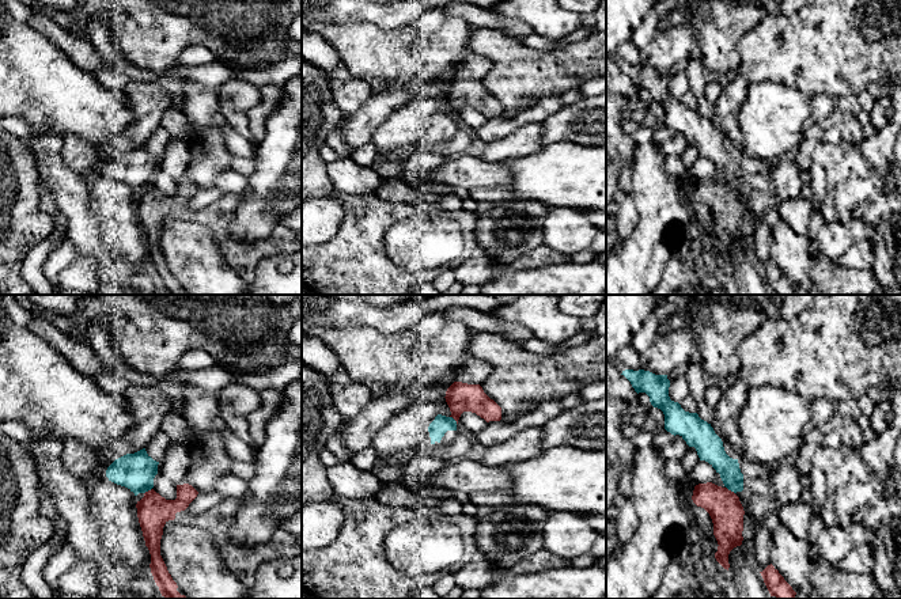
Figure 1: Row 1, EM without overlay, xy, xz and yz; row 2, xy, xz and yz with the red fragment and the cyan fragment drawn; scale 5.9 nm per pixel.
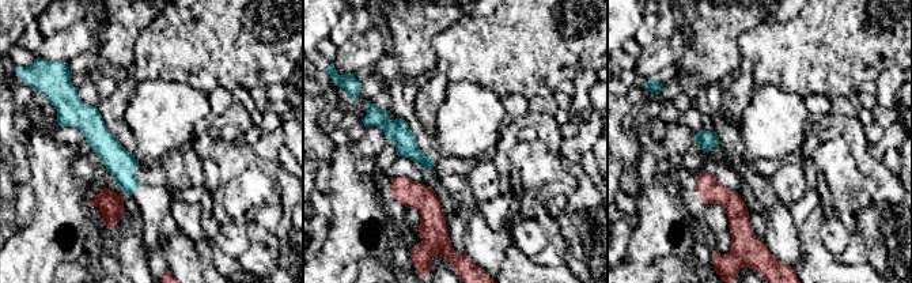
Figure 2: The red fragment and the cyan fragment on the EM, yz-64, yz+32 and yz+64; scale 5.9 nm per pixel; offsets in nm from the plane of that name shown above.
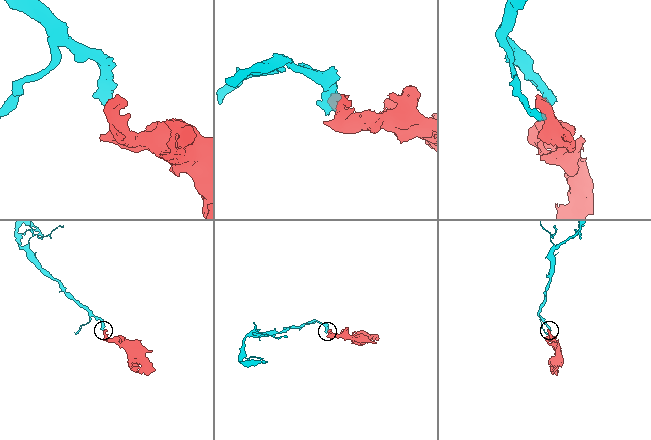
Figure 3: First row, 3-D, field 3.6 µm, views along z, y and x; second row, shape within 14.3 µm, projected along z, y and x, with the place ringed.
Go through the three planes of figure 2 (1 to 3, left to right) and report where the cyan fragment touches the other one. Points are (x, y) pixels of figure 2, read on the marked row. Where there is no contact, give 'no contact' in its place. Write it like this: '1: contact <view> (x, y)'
1: no contact
2: no contact
3: no contact

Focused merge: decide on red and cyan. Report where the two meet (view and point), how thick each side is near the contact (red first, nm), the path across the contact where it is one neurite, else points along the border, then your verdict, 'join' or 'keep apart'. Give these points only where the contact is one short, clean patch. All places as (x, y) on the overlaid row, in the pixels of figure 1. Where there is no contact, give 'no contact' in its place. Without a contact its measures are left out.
yz (730, 491) | 200/130 nm | along yz (726, 486), (734, 493) | keep apart

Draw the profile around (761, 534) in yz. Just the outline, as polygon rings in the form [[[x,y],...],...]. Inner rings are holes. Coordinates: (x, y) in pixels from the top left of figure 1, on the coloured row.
[[[754,524],[754,554],[760,572],[771,565],[771,531],[764,524]]]

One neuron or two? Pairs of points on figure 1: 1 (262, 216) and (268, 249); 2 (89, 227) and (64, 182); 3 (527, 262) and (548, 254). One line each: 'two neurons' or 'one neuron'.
1: two neurons
2: one neuron
3: one neuron

